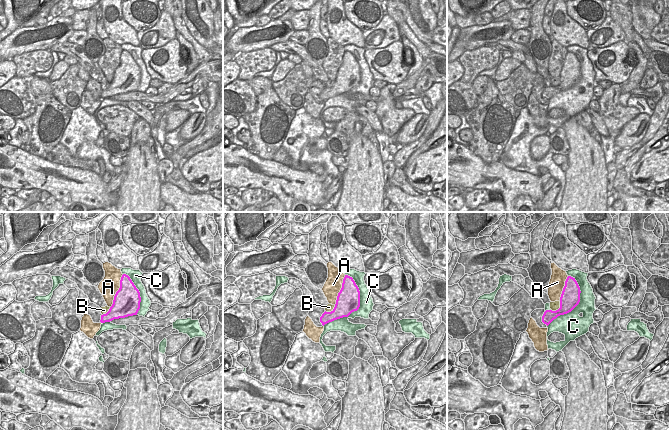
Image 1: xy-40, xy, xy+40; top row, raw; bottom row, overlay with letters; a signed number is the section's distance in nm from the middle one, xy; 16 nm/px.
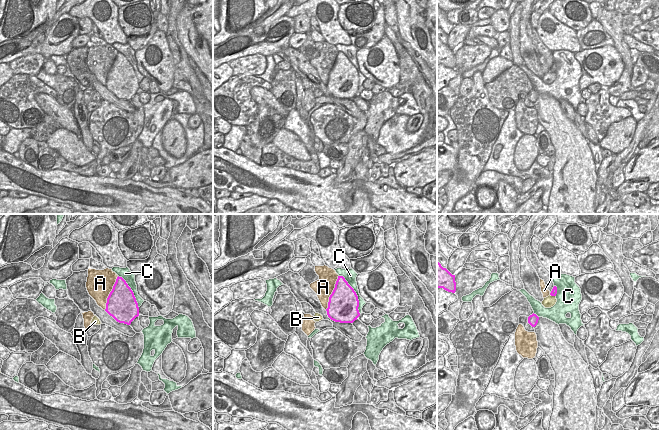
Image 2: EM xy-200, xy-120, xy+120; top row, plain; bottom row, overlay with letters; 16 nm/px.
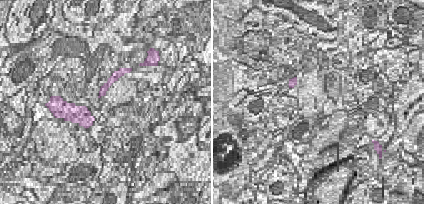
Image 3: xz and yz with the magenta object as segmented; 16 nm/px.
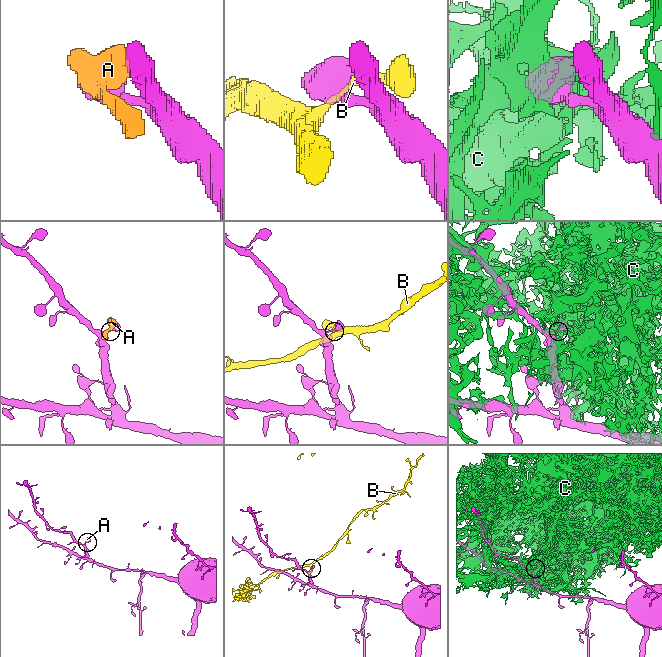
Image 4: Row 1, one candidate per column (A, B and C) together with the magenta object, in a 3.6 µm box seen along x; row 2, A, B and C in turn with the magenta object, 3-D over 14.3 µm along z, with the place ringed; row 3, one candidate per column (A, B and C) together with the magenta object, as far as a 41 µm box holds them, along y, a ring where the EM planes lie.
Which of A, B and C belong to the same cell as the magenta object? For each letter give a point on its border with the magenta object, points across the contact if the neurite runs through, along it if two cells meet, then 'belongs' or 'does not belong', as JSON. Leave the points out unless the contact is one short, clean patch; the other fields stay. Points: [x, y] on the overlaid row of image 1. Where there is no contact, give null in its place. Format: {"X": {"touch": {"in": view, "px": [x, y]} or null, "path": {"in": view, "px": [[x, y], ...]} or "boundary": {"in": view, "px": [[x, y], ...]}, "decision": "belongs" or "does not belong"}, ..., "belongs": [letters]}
{"A": {"touch": {"in": "xy-40", "px": [117, 291]}, "decision": "does not belong"}, "B": {"touch": {"in": "xy+40", "px": [559, 308]}, "decision": "does not belong"}, "C": {"touch": {"in": "xy", "px": [356, 310]}, "decision": "does not belong"}, "belongs": []}

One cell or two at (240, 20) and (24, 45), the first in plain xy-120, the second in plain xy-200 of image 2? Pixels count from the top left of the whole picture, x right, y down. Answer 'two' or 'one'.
two

